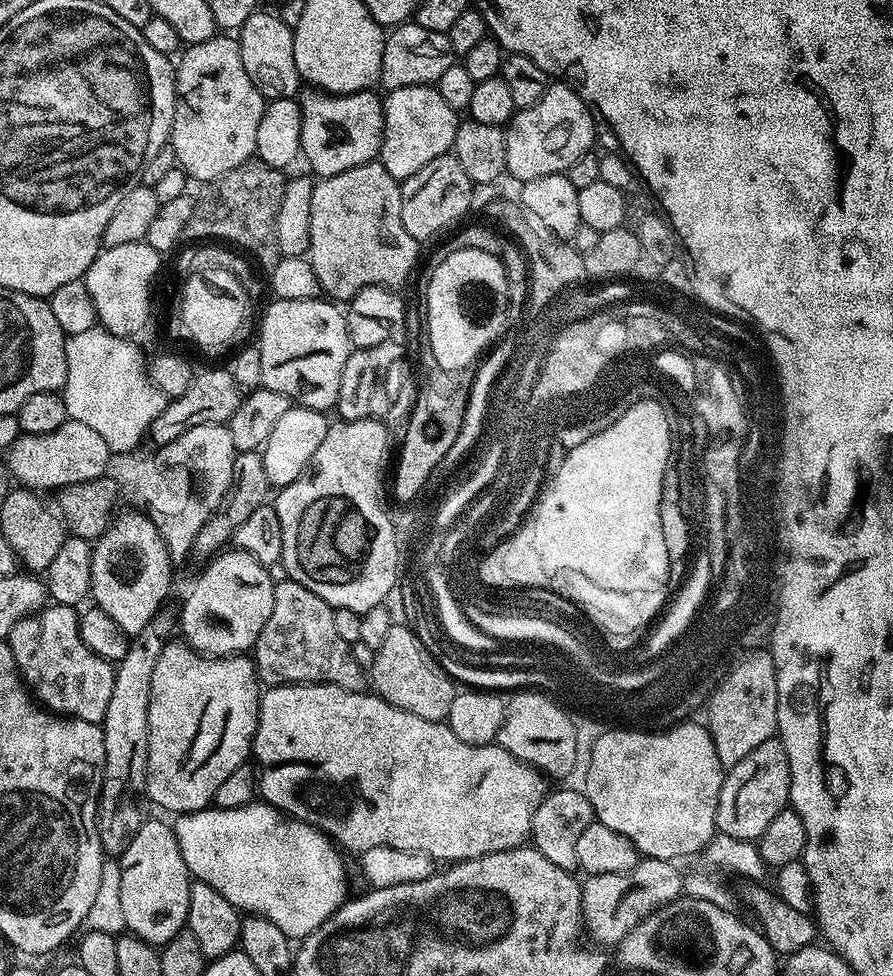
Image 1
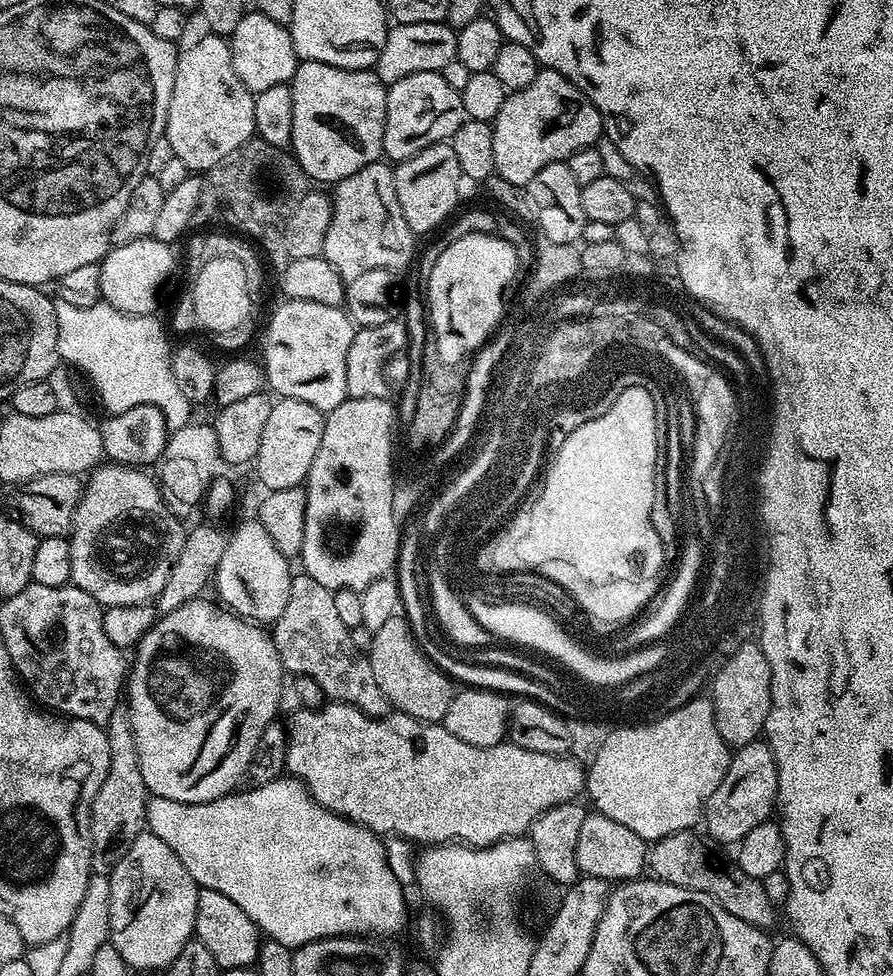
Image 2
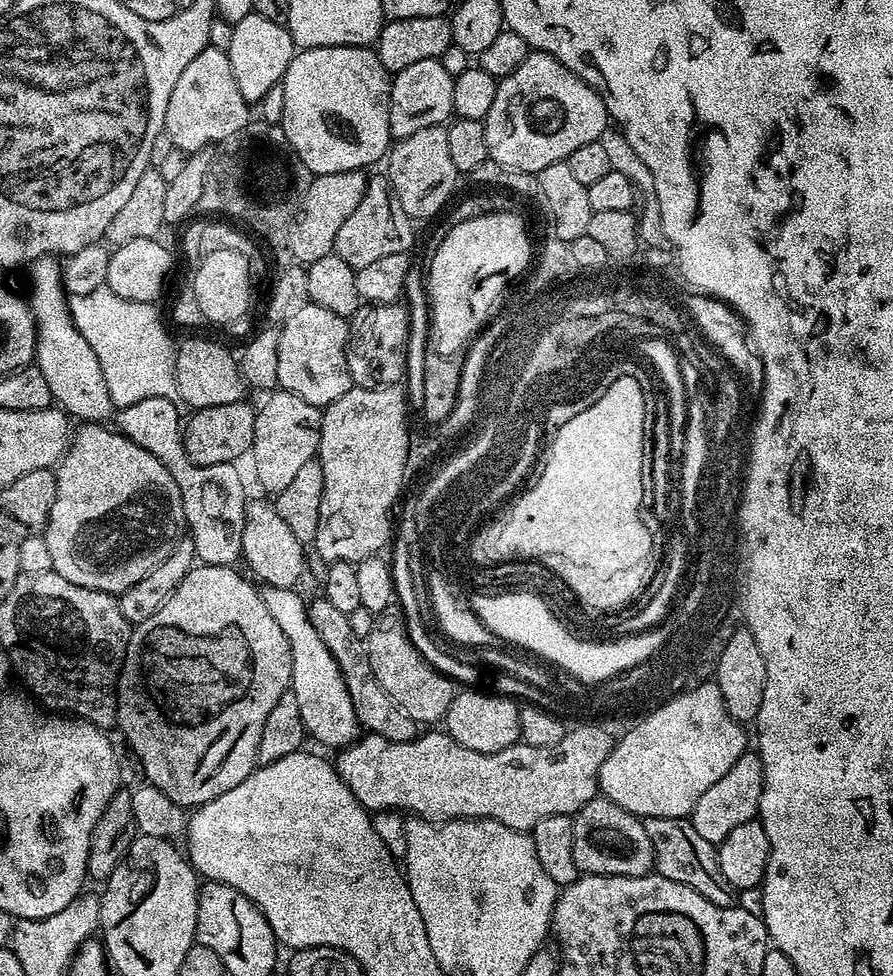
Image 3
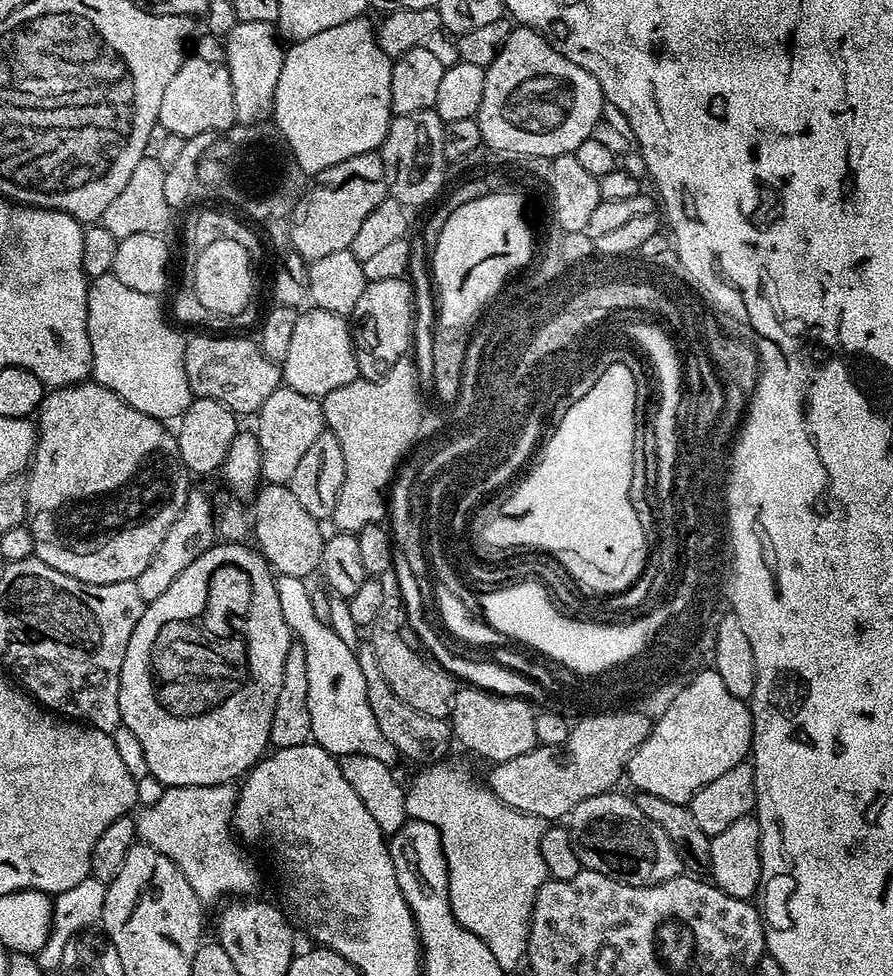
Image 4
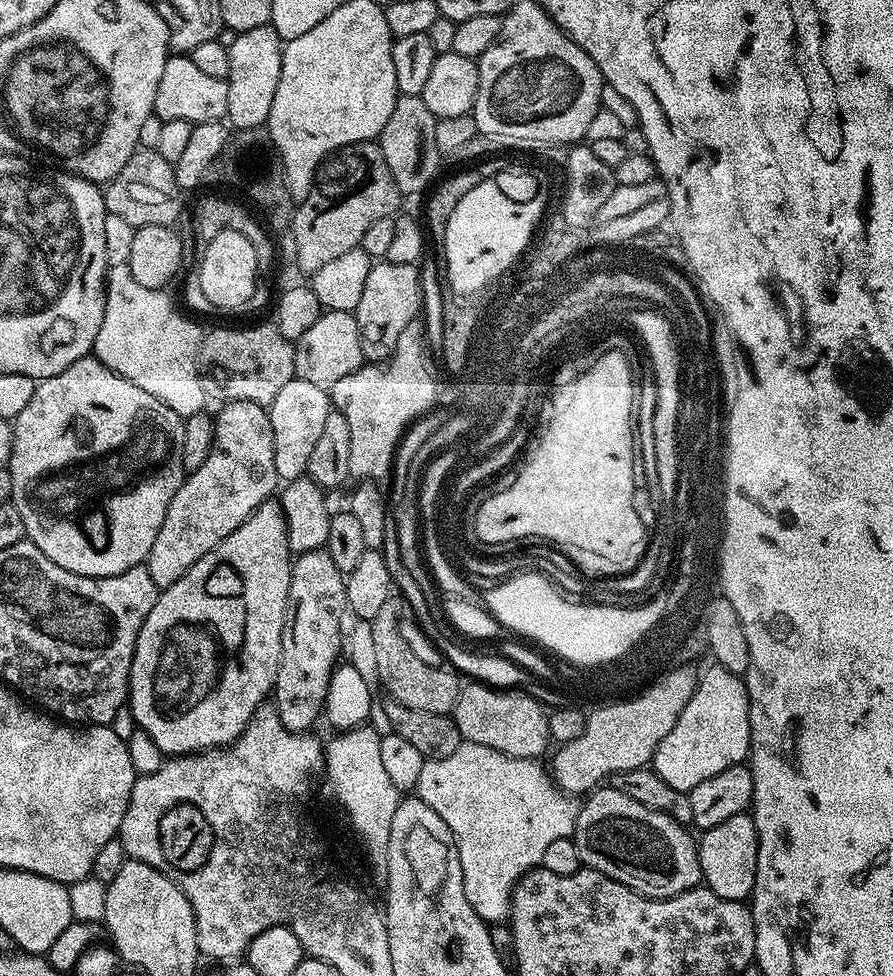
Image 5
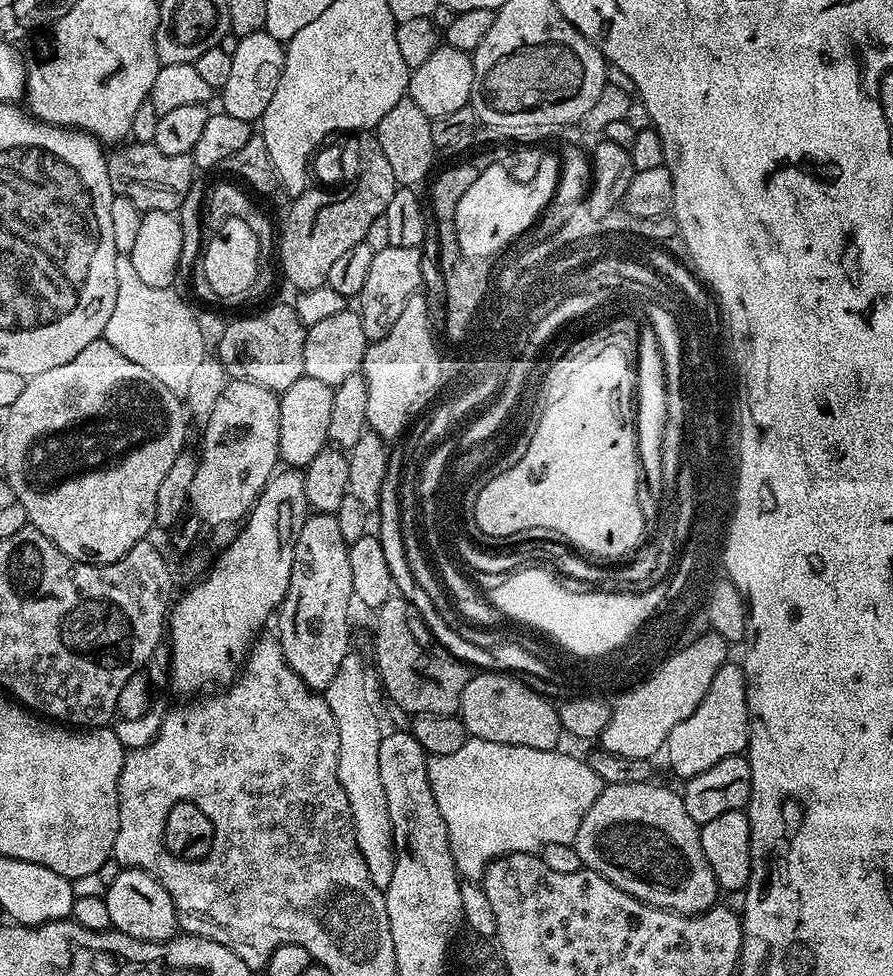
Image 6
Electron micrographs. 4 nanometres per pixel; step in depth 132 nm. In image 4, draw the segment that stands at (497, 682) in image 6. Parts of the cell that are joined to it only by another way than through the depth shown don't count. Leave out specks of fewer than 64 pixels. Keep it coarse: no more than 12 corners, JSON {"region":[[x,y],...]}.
{"region":[[464,686],[455,743],[492,764],[537,747],[527,699]]}

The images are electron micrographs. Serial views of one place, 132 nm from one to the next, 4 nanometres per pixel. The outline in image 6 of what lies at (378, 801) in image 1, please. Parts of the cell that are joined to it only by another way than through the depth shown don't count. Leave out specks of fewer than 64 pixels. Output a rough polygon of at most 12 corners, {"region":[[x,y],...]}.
{"region":[[698,636],[610,714],[605,752],[653,759],[698,710],[729,641]]}

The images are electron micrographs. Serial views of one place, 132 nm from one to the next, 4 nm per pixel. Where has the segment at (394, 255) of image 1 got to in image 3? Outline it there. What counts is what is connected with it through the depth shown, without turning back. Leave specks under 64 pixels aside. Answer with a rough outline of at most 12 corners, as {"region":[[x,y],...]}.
{"region":[[387,175],[368,176],[334,252],[352,268],[411,253],[414,222]]}

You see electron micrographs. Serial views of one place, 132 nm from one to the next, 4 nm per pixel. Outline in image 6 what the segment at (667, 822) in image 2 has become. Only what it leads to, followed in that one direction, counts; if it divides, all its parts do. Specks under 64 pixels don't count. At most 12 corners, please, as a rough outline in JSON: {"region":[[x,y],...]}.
{"region":[[725,662],[666,745],[681,781],[748,746],[748,683]]}

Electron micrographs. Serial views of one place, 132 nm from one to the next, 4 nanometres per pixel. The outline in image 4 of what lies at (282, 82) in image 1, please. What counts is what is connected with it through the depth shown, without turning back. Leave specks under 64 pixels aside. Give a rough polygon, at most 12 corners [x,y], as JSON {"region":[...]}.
{"region":[[239,21],[224,40],[237,124],[263,124],[285,49],[273,25]]}

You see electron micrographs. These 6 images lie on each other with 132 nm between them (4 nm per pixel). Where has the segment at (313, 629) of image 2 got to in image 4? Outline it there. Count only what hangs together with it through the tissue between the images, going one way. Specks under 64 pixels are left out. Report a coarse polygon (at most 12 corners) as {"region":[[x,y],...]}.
{"region":[[371,642],[356,652],[378,730],[420,766],[454,748],[447,719],[418,714],[382,678]]}

